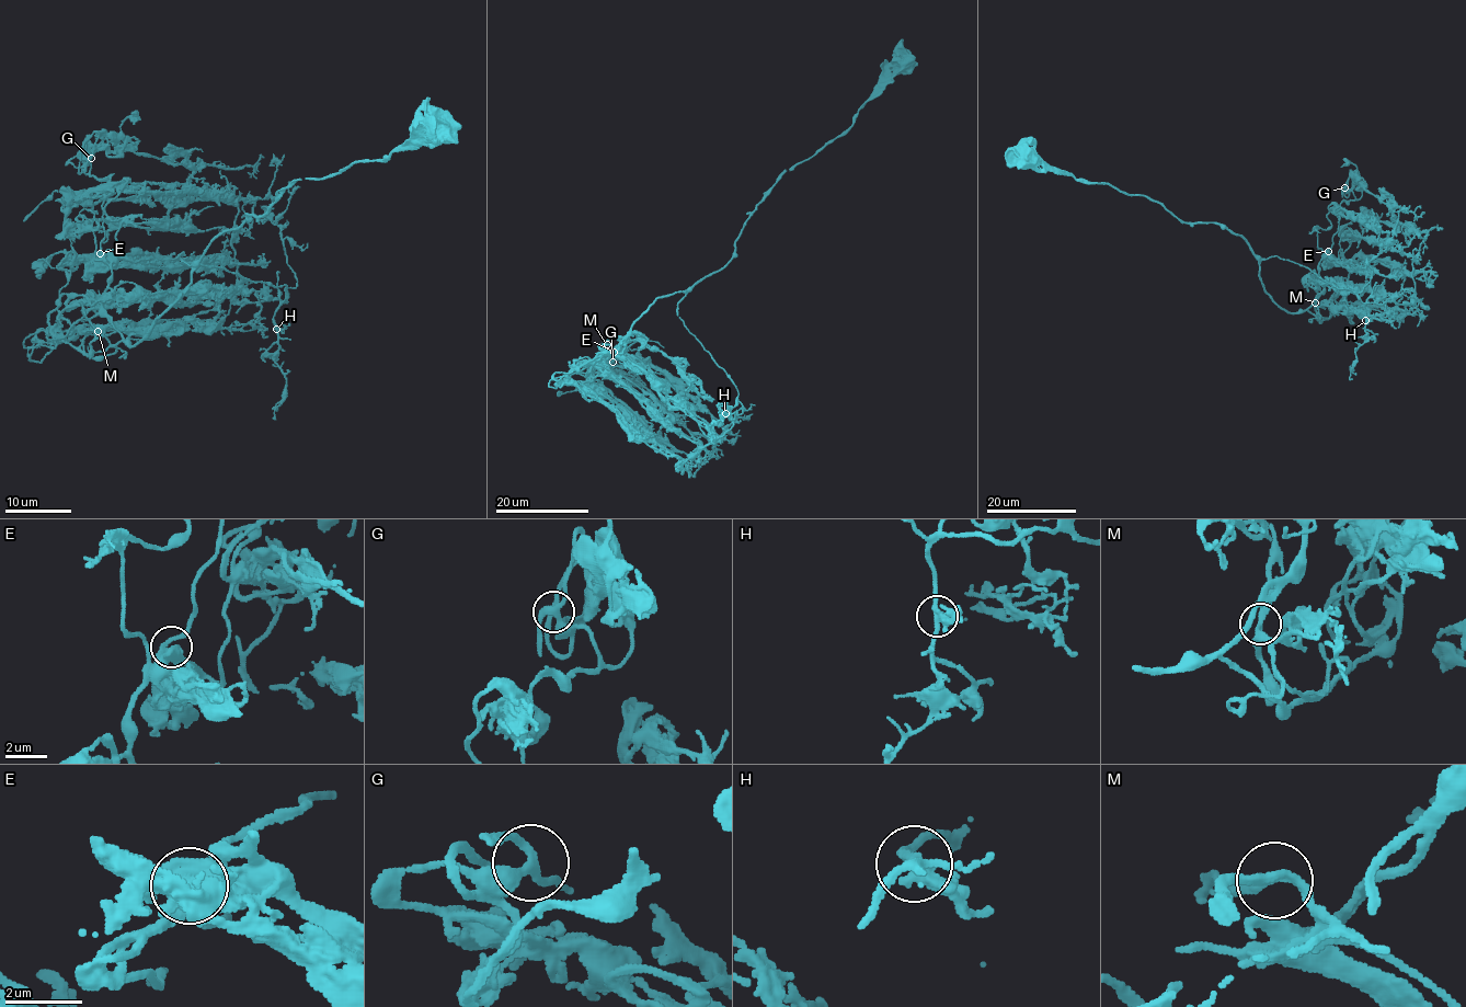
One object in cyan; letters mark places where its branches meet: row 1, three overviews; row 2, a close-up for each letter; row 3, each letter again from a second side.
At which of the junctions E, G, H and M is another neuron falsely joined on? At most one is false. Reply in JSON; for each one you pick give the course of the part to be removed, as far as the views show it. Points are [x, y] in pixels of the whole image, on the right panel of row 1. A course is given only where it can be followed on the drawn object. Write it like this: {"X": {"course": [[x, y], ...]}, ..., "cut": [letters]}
{"cut": []}

